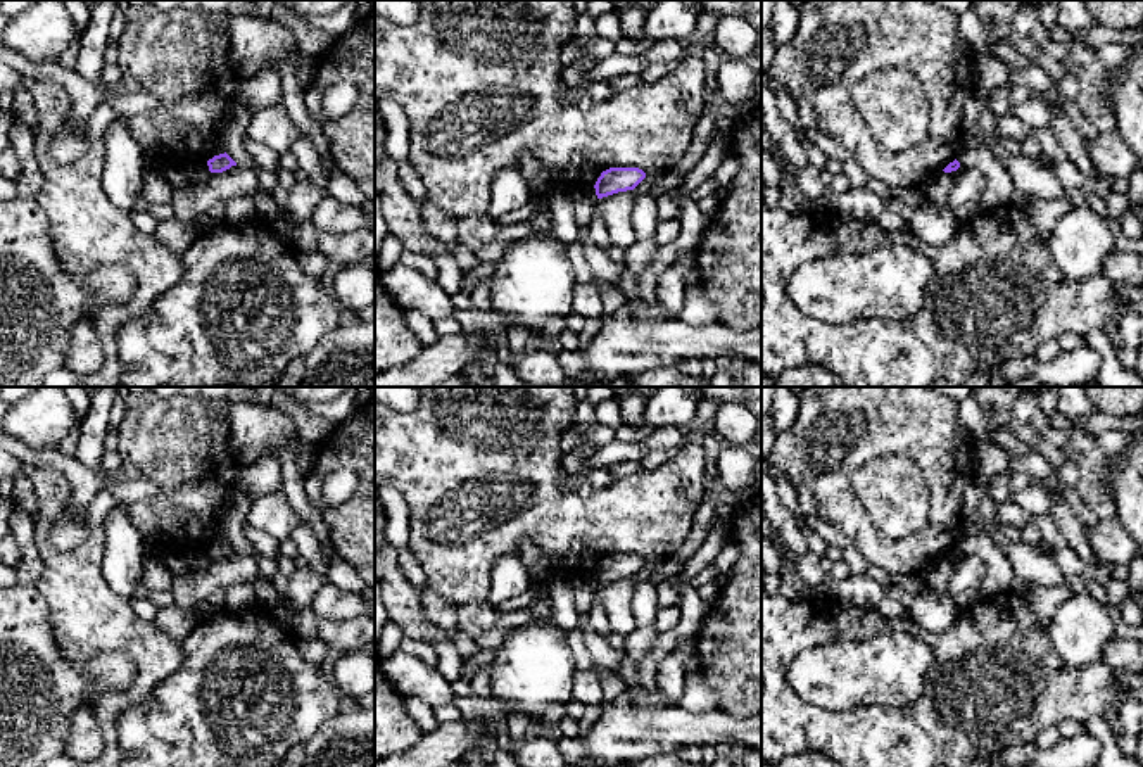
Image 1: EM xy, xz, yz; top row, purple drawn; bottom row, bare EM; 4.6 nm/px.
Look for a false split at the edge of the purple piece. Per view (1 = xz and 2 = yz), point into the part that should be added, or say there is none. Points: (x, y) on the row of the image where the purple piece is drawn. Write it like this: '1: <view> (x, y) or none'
1: none
2: none

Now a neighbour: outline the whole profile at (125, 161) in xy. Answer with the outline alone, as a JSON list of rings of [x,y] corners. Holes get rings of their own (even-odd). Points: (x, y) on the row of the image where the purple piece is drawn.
[[[119,116],[105,138],[102,185],[109,200],[121,211],[133,212],[140,200],[145,174],[145,154]]]

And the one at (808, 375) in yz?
[[[806,363],[799,368],[786,370],[777,380],[775,387],[849,387],[836,373]]]

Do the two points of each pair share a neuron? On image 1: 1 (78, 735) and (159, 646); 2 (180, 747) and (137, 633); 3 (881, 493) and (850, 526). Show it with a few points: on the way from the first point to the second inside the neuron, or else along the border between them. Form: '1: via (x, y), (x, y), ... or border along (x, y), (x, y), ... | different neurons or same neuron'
1: border along (87, 707), (95, 716), (104, 748) | different neurons
2: border along (185, 657), (145, 700), (125, 710) | different neurons
3: border along (852, 472), (860, 507), (893, 539) | different neurons

